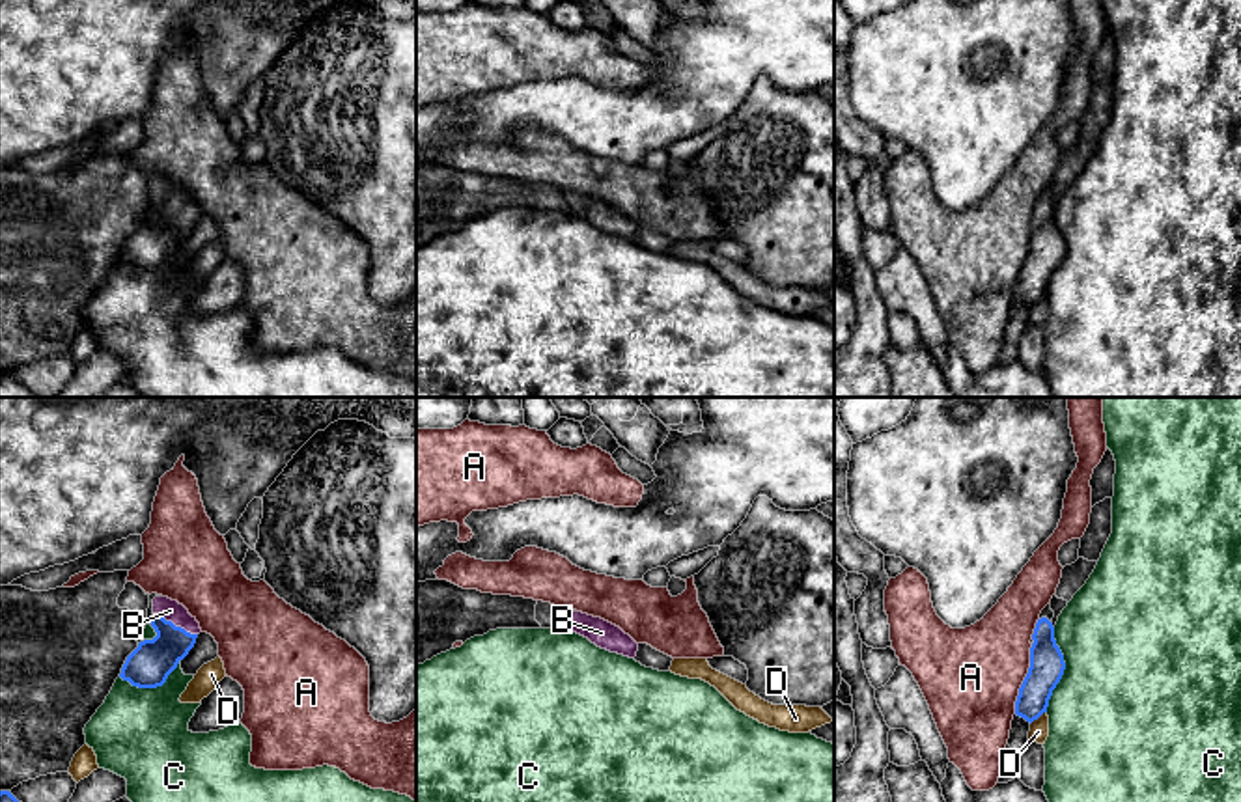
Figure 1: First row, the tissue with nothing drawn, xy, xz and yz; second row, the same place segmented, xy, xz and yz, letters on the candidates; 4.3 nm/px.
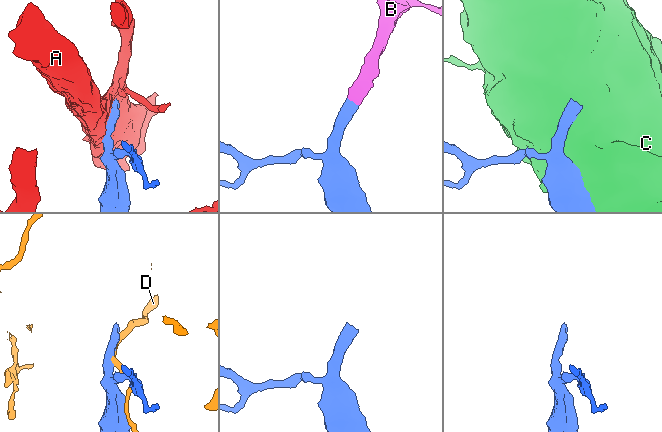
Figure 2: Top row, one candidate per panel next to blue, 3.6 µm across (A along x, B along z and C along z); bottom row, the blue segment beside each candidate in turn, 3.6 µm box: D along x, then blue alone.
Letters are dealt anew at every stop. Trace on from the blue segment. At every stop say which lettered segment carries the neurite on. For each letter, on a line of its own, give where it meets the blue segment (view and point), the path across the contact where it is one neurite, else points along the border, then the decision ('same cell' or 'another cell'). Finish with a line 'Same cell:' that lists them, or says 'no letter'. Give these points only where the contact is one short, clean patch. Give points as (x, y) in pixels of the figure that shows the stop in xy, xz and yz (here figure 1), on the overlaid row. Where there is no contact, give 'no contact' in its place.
A: contact yz (1025, 679); another cell
B: contact xy (174, 625); way xy (148, 666), (174, 640), (174, 625), (170, 610); same cell
C: contact yz (1064, 668); another cell
D: contact yz (1038, 717); another cell
Same cell: B

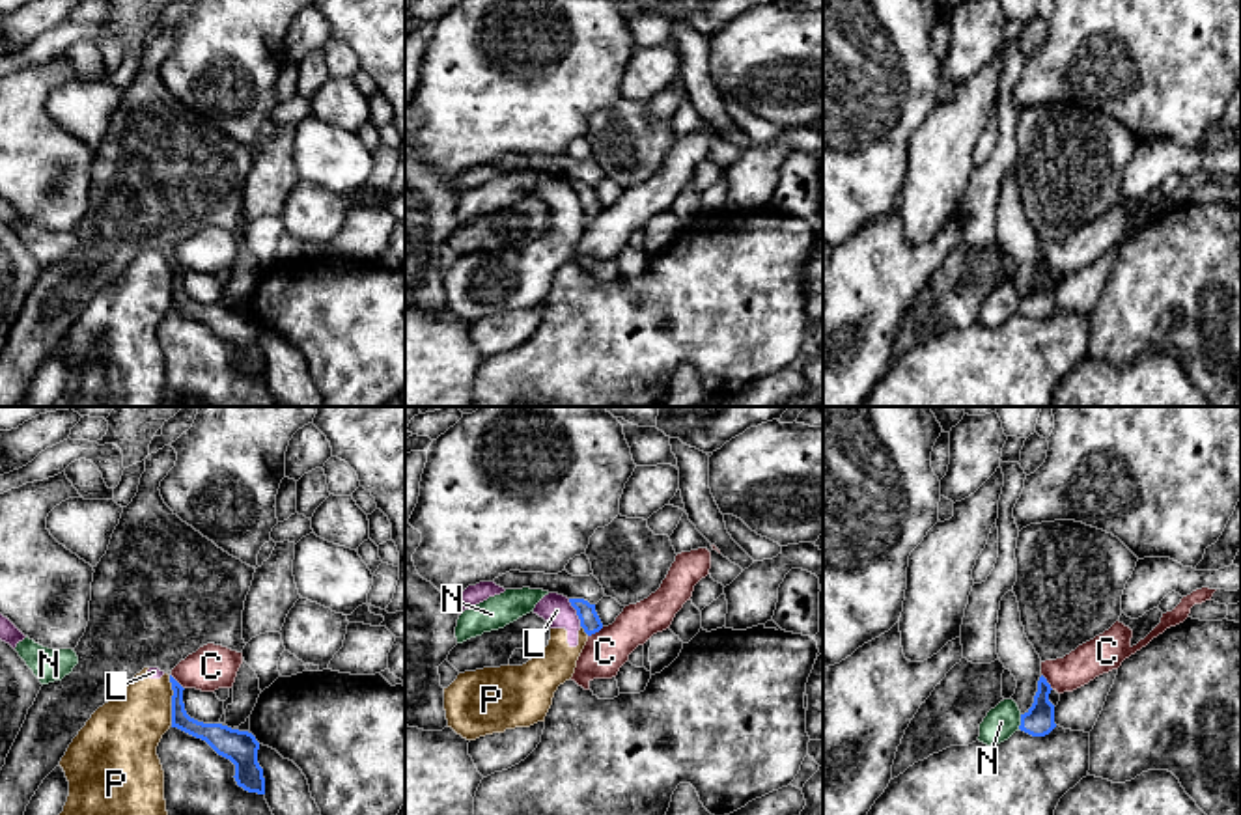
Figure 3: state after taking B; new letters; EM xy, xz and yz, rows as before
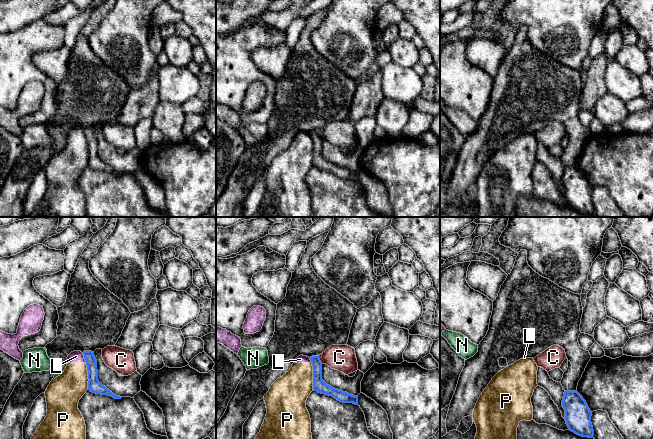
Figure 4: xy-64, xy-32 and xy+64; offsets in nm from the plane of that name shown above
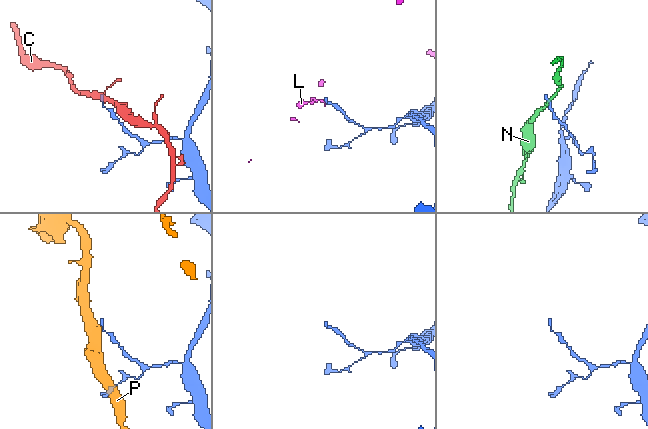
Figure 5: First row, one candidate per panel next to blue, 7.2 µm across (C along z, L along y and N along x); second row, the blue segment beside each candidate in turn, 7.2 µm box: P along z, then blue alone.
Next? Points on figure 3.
C: contact xz (596, 631); border xz (603, 627), (588, 636); another cell
L: contact xz (577, 612); border xz (568, 599), (581, 625); another cell
N: contact yz (1021, 722); border yz (1021, 715), (1017, 728); another cell
P: contact xy (172, 700); border xy (168, 676), (172, 724); another cell
Same cell: no letter

